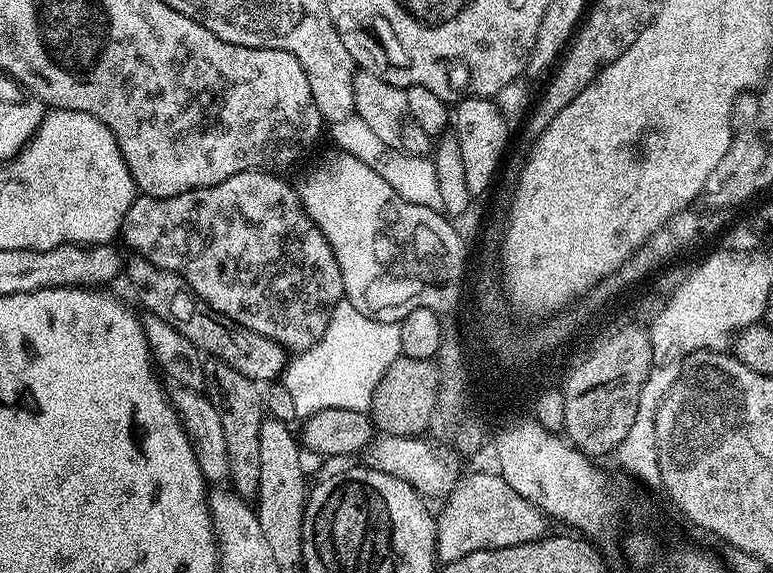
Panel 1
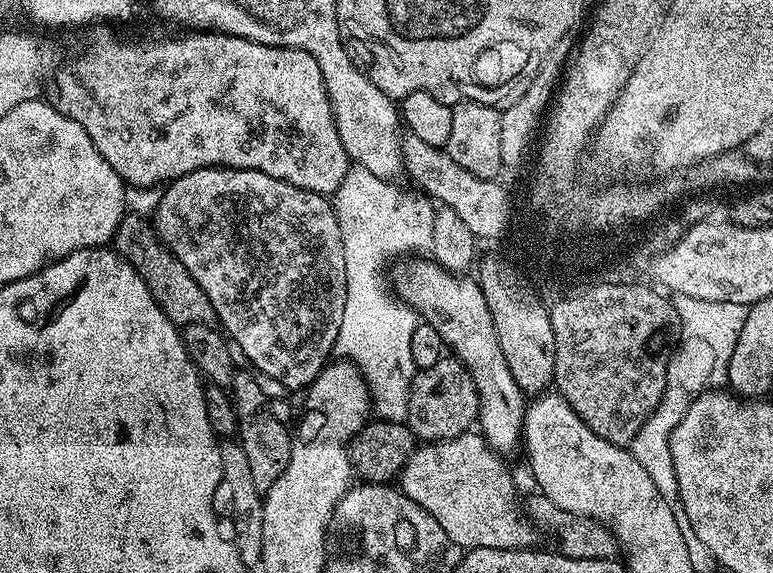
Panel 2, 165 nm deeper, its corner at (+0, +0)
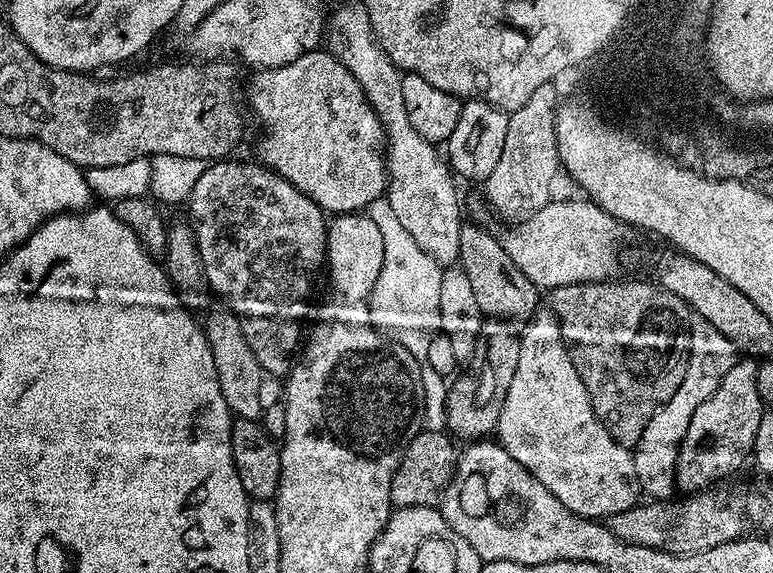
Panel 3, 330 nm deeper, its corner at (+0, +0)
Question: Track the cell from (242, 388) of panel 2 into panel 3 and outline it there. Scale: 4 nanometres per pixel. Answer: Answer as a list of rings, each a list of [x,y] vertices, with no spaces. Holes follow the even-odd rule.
[[[226,306],[219,307],[213,307],[203,317],[202,327],[208,339],[210,354],[214,354],[214,370],[218,370],[218,386],[222,390],[222,398],[226,398],[228,409],[239,419],[260,420],[264,408],[258,392],[266,377],[265,373],[258,358],[254,358],[254,350],[250,350],[250,342],[246,342],[246,334],[236,315]]]

